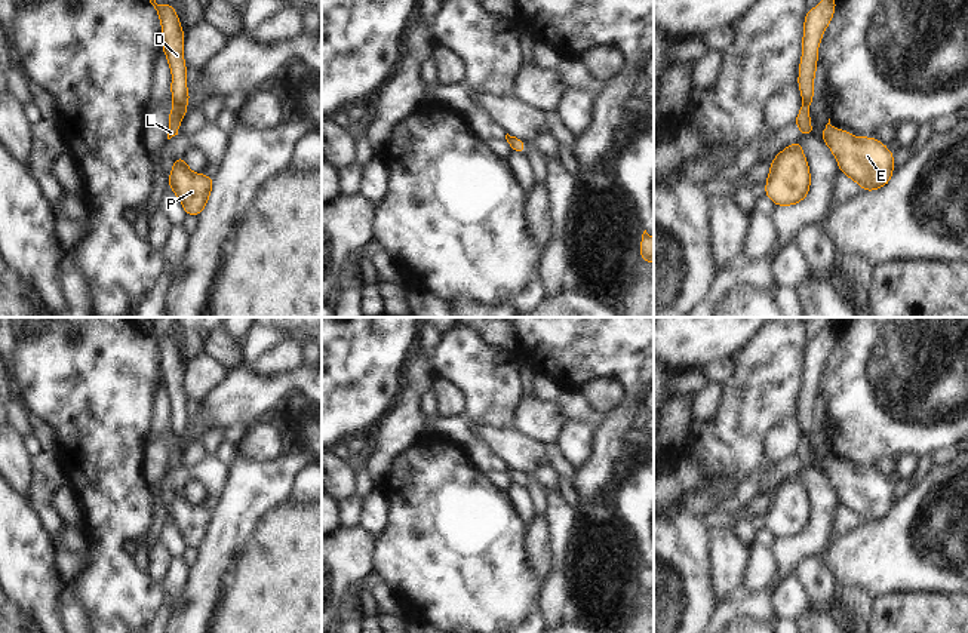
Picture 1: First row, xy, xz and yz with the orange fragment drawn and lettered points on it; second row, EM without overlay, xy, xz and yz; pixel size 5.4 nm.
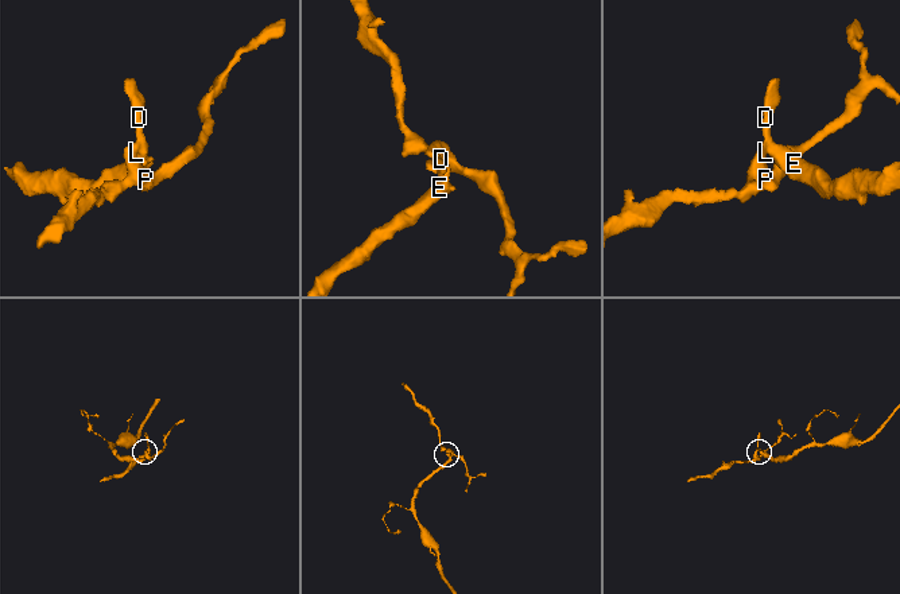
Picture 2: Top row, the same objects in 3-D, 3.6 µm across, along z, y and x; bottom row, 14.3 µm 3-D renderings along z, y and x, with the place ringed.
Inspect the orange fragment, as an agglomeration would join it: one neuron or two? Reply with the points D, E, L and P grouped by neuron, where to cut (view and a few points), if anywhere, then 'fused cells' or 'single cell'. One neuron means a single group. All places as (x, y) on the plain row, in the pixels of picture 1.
D E / L P; cut in xy along (174, 436), (178, 439), (181, 449); fused cells

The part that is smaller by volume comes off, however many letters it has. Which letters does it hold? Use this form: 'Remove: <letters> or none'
Remove: L, P

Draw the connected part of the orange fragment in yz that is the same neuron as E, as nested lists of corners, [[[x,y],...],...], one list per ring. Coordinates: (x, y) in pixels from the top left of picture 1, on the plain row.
[[[829,455],[821,463],[821,471],[838,492],[839,504],[855,513],[863,523],[884,520],[892,510],[894,485],[872,468],[854,468],[849,463]]]

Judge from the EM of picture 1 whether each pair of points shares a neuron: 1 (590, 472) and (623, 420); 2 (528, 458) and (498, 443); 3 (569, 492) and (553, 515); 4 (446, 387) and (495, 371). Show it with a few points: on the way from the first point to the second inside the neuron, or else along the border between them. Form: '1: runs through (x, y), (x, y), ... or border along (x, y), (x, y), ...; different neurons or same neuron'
1: runs through (604, 458), (612, 433); same neuron
2: runs through (521, 451), (506, 443); same neuron
3: border along (558, 491), (575, 509); different neurons
4: border along (436, 375), (463, 390), (466, 414); different neurons

